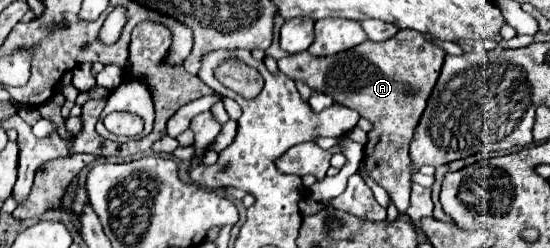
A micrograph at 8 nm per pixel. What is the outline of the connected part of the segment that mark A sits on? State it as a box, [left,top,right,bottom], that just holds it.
[277,30,445,216]

